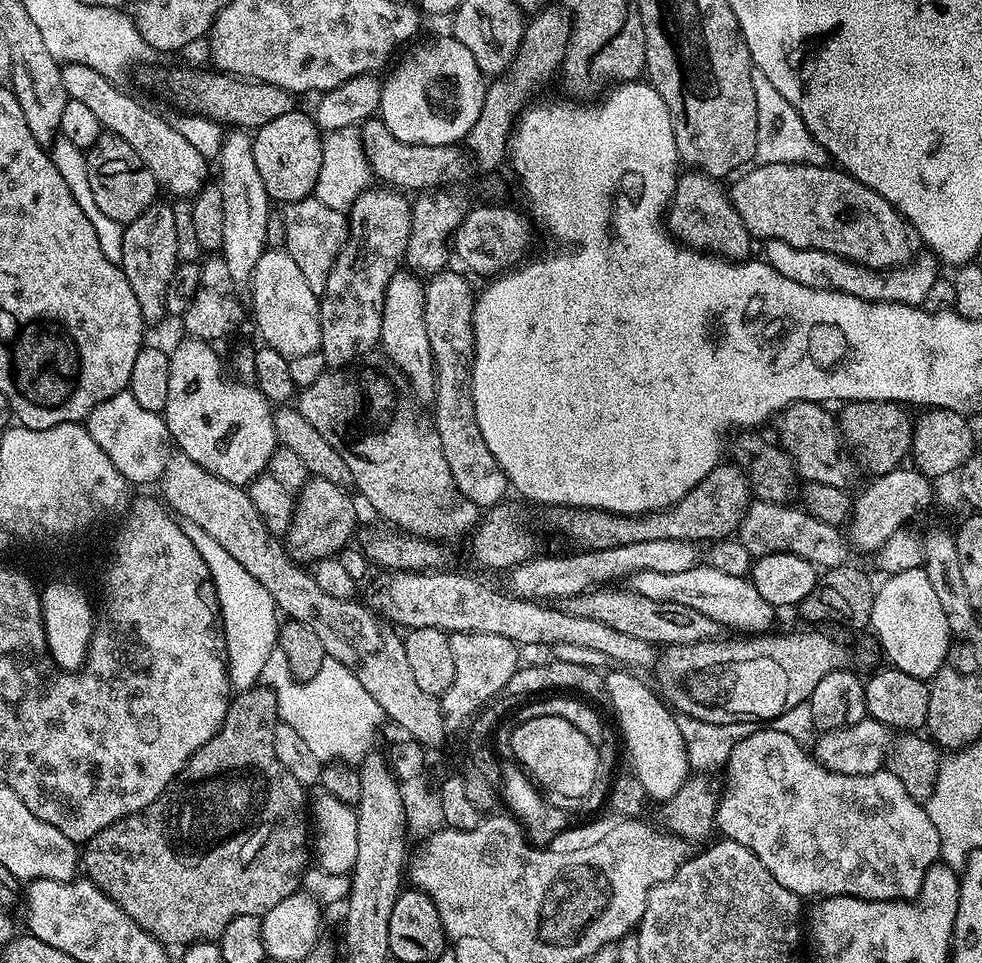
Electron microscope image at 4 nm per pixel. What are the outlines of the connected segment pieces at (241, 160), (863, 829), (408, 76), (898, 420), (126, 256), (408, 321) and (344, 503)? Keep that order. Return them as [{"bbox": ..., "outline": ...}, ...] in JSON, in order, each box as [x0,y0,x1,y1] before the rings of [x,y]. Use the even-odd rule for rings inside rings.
[{"bbox":[218,130,270,286],"outline":[[[244,130],[229,131],[223,137],[218,164],[218,185],[222,192],[224,213],[223,237],[219,251],[236,285],[244,286],[251,281],[254,266],[266,251],[266,226],[270,211],[266,186],[262,186],[262,174],[258,174],[258,165],[254,162],[252,136]]]},{"bbox":[716,726,940,900],"outline":[[[774,726],[757,727],[746,738],[742,738],[730,750],[726,773],[728,785],[724,788],[724,796],[719,797],[716,806],[716,828],[721,837],[738,842],[746,846],[756,855],[758,862],[762,862],[786,890],[790,890],[801,898],[823,898],[825,896],[857,896],[867,900],[914,900],[922,890],[922,882],[926,878],[926,870],[940,860],[939,836],[925,805],[915,800],[906,792],[902,782],[892,772],[881,770],[870,773],[869,776],[851,776],[830,770],[820,764],[810,755],[805,745],[799,744],[791,732],[780,732]]]},{"bbox":[378,36,486,146],"outline":[[[448,36],[414,49],[388,77],[383,77],[378,116],[398,142],[456,146],[467,137],[474,122],[478,122],[486,77],[467,44]]]},{"bbox":[838,400,914,477],"outline":[[[849,400],[841,408],[844,408],[841,412],[838,412],[841,437],[847,443],[849,440],[860,451],[858,460],[865,473],[866,471],[872,472],[873,477],[878,477],[888,471],[894,471],[905,463],[906,457],[912,450],[912,425],[914,420],[911,415],[908,417],[909,409],[903,403],[895,400]]]},{"bbox":[120,203,177,326],"outline":[[[153,203],[134,222],[125,225],[122,238],[120,267],[126,274],[134,298],[138,298],[138,310],[142,310],[145,325],[152,326],[166,316],[166,291],[176,269],[177,239],[174,214],[169,203]]]},{"bbox":[379,270,436,401],"outline":[[[408,270],[397,271],[384,291],[382,330],[379,347],[383,355],[396,363],[407,378],[417,401],[431,401],[436,395],[436,364],[432,361],[430,338],[426,338],[424,321],[424,284],[419,275]]]},{"bbox":[286,476,357,562],"outline":[[[312,476],[298,496],[298,512],[301,518],[293,519],[286,533],[288,555],[297,562],[315,562],[335,557],[348,544],[348,539],[357,531],[356,504],[343,488],[334,486],[326,478]]]}]

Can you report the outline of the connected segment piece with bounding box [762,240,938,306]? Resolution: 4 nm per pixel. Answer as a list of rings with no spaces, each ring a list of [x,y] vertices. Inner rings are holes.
[[[770,240],[763,245],[763,259],[778,274],[790,278],[794,282],[802,282],[802,286],[811,288],[825,288],[835,292],[854,294],[863,300],[881,300],[887,304],[923,305],[930,286],[938,279],[938,261],[931,254],[917,255],[907,266],[885,268],[877,270],[846,260],[838,254],[830,254],[822,250],[809,248],[795,248],[781,240]]]

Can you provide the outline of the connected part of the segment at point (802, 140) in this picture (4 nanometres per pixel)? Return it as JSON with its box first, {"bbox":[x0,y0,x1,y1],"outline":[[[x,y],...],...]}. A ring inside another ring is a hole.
{"bbox":[753,71,829,165],"outline":[[[753,71],[754,94],[756,95],[756,155],[757,165],[762,164],[819,164],[829,163],[826,149],[806,130],[798,110],[774,90],[766,74]]]}

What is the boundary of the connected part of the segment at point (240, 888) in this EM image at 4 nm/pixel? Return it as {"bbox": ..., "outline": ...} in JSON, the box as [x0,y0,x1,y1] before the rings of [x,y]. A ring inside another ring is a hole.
{"bbox":[82,686,310,946],"outline":[[[257,686],[246,692],[236,692],[231,697],[224,725],[218,734],[214,734],[206,746],[202,746],[188,759],[188,765],[177,774],[171,786],[157,800],[150,802],[150,806],[106,826],[83,845],[82,868],[84,872],[88,871],[85,872],[87,879],[94,881],[110,899],[122,906],[122,910],[126,910],[126,914],[130,914],[130,918],[134,918],[134,922],[138,922],[138,926],[142,926],[165,946],[187,946],[197,944],[199,940],[219,941],[222,930],[226,930],[234,918],[242,914],[263,918],[270,910],[274,910],[274,906],[278,906],[278,902],[282,902],[282,898],[290,898],[301,887],[300,879],[308,868],[308,860],[310,864],[309,797],[305,785],[300,784],[298,778],[294,778],[294,774],[290,774],[290,770],[280,764],[274,750],[274,726],[280,715],[279,701],[268,687]]]}

